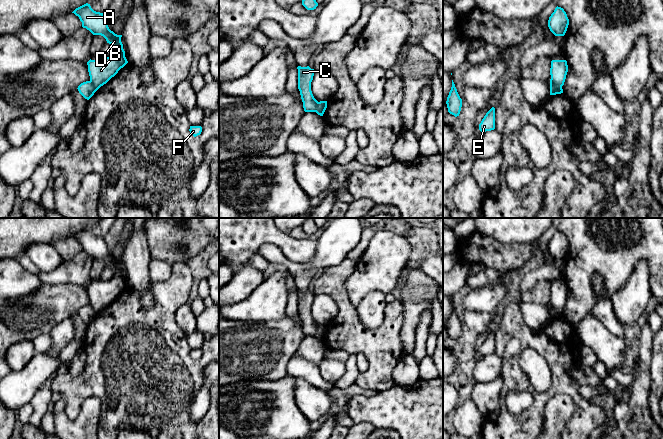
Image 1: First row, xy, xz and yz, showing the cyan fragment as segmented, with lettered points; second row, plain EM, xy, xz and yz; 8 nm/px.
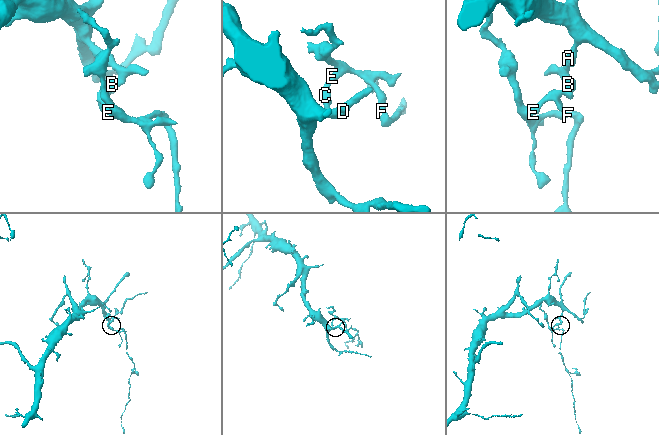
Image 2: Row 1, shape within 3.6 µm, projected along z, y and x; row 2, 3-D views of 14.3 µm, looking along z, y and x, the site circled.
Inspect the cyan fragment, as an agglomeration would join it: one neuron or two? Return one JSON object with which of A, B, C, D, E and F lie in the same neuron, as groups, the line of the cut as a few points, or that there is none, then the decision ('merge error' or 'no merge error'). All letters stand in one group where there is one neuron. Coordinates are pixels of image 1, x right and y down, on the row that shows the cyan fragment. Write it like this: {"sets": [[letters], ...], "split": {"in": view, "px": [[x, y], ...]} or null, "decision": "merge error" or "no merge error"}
{"sets": [["A", "B", "D"], ["C", "E", "F"]], "split": {"in": "yz", "px": [[550, 83], [561, 87]]}, "decision": "merge error"}

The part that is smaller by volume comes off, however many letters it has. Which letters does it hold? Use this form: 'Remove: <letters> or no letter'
Remove: C, E, F

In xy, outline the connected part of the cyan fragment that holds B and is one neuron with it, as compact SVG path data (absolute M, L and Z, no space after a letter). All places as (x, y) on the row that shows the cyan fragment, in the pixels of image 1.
M88 3L76 8L72 13L79 17L83 28L89 30L93 35L103 36L107 43L114 47L111 58L102 57L99 60L90 59L87 62L90 82L96 89L99 89L128 63L121 42L122 35L111 31L103 13L94 11Z

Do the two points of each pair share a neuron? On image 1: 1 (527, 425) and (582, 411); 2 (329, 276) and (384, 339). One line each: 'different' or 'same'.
1: same
2: same

